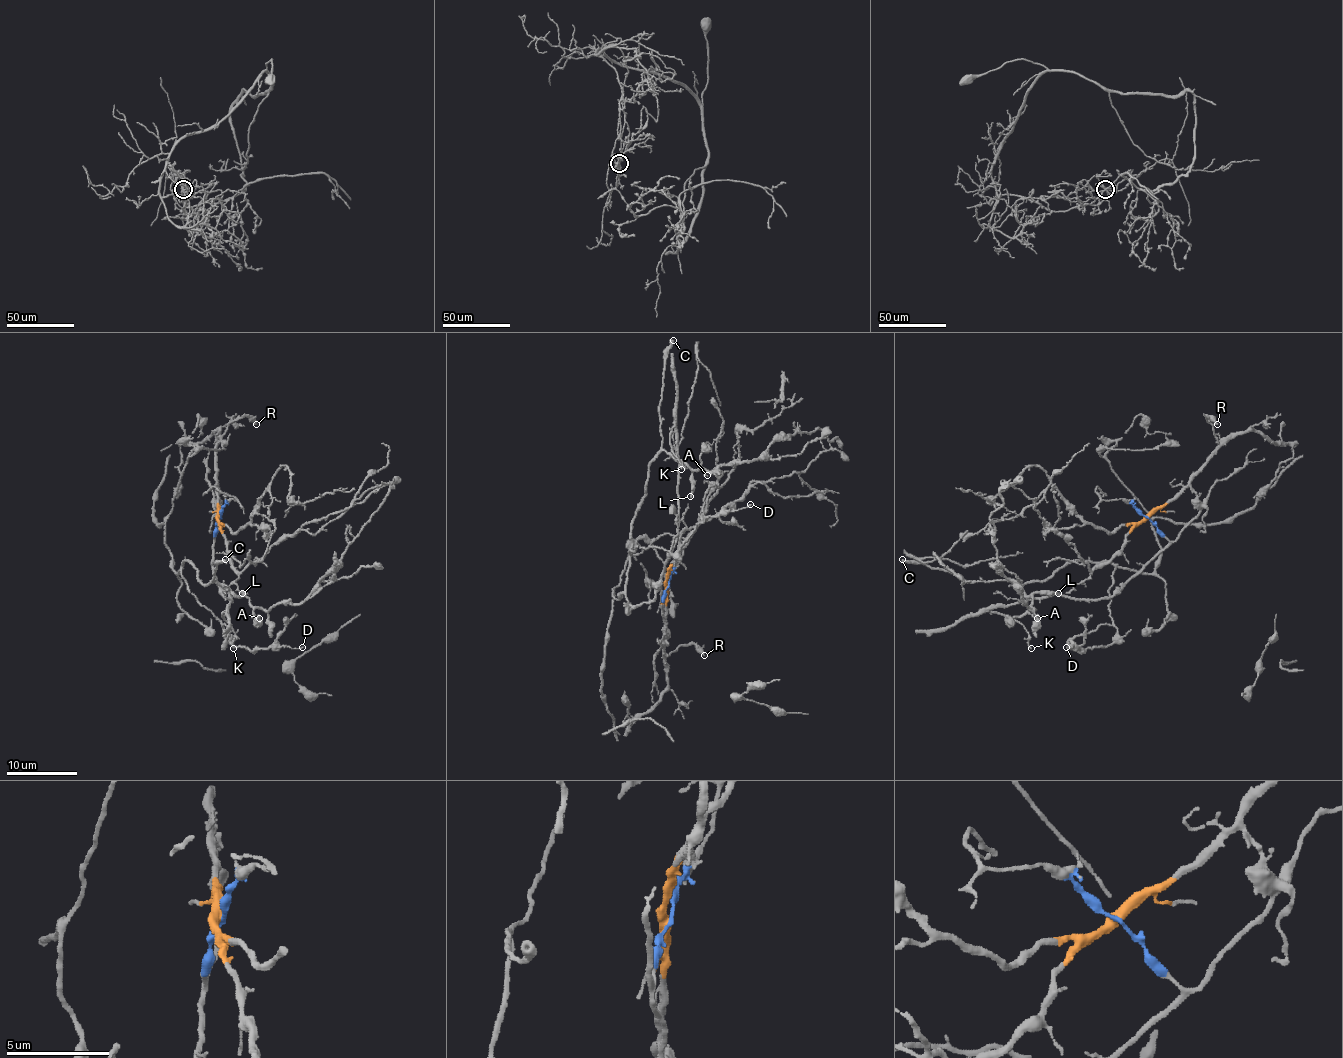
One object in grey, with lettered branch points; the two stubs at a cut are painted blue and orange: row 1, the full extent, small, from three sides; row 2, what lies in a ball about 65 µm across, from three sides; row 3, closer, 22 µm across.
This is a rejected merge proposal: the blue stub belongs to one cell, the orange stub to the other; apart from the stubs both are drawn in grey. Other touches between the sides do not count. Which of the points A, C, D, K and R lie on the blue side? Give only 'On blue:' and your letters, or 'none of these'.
On blue: K

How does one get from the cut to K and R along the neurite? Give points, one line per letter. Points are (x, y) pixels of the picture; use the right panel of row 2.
K: (1147, 518), (1168, 543), (1112, 596), (1050, 594), (990, 610), (1018, 621), (1031, 649)
R: (1147, 518), (1188, 483), (1216, 446), (1213, 426), (1206, 417), (1218, 424)

